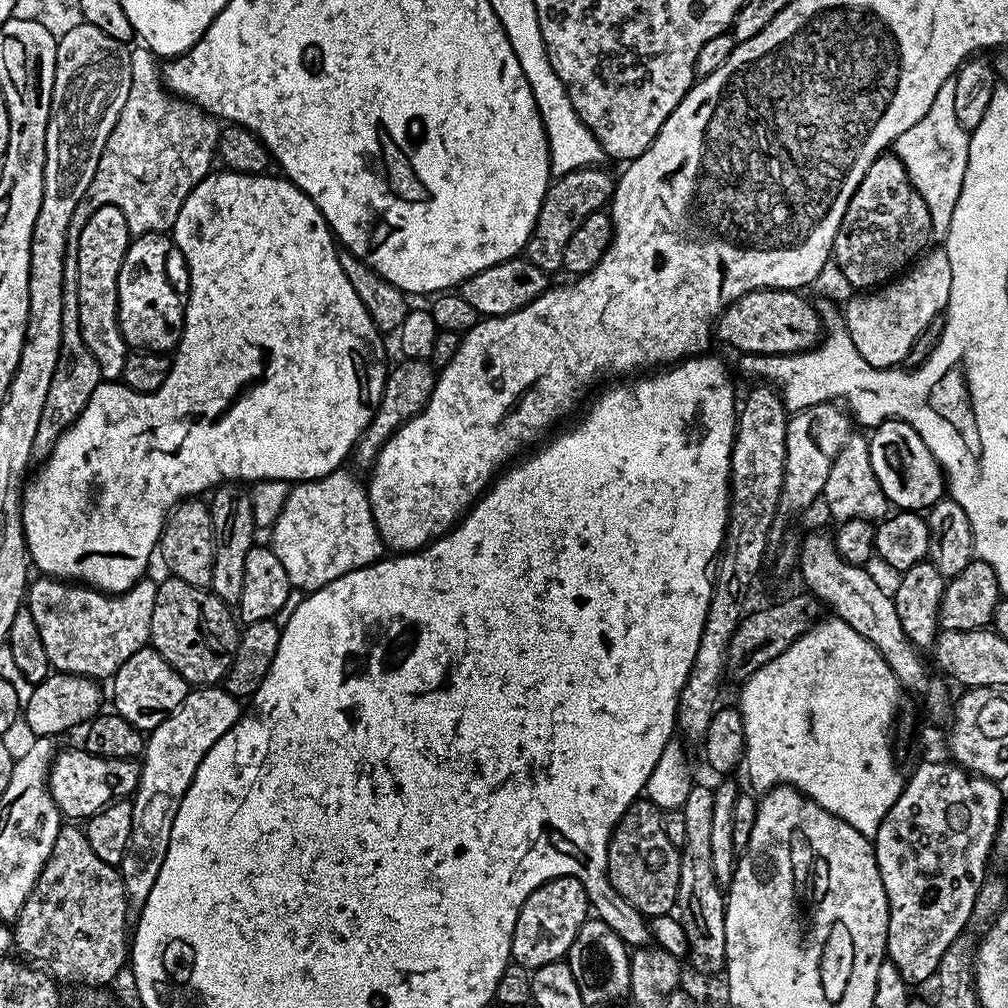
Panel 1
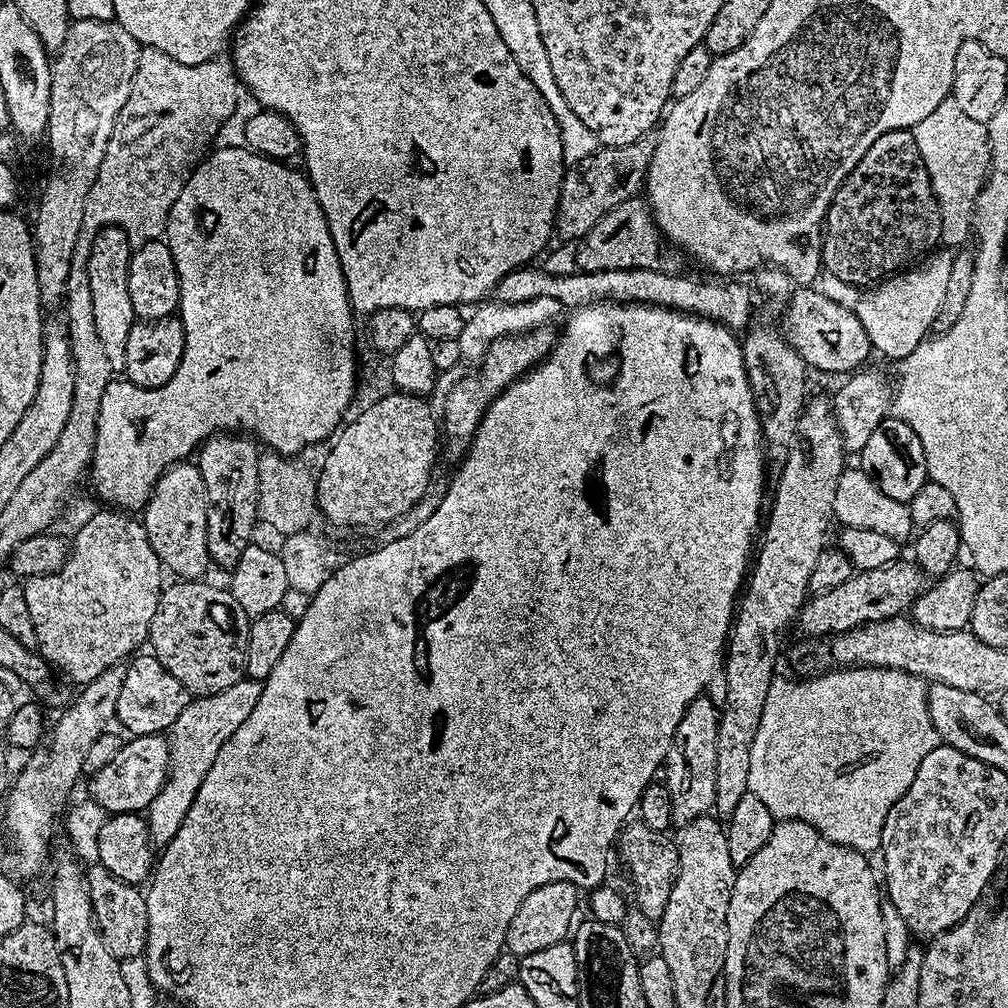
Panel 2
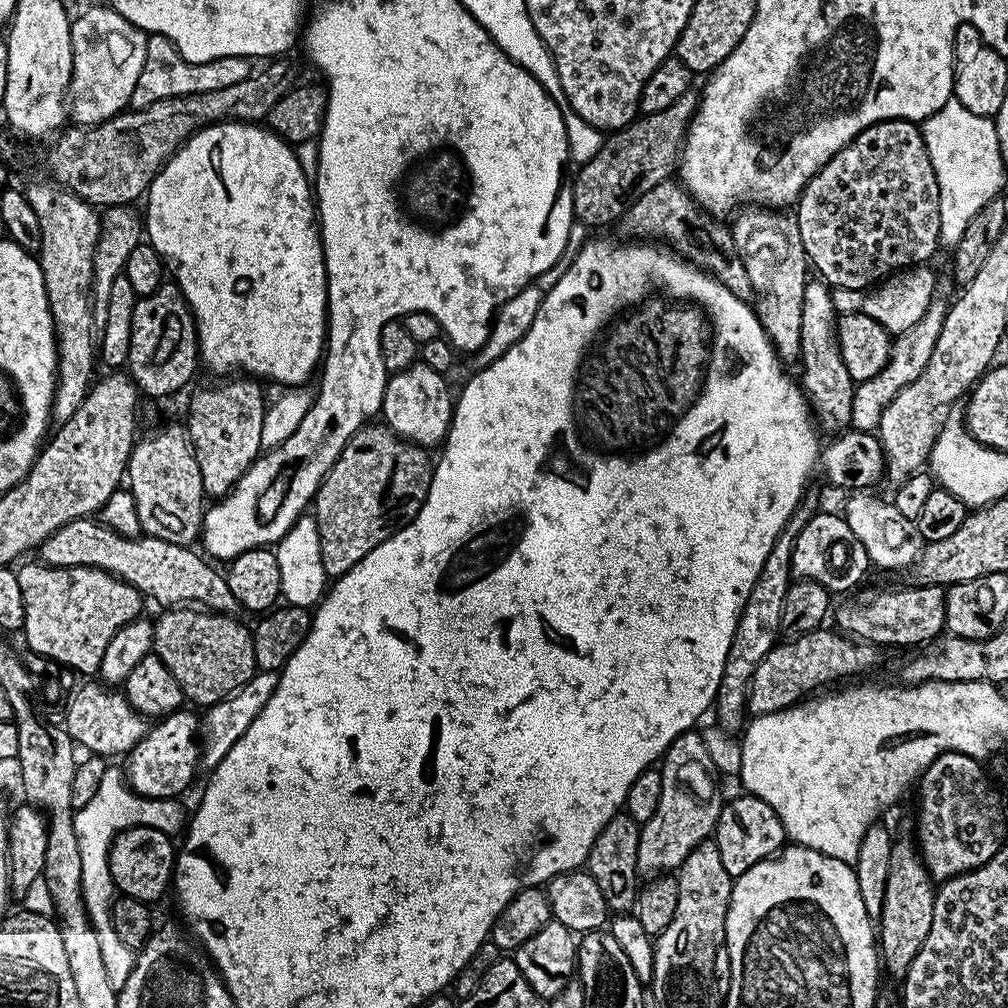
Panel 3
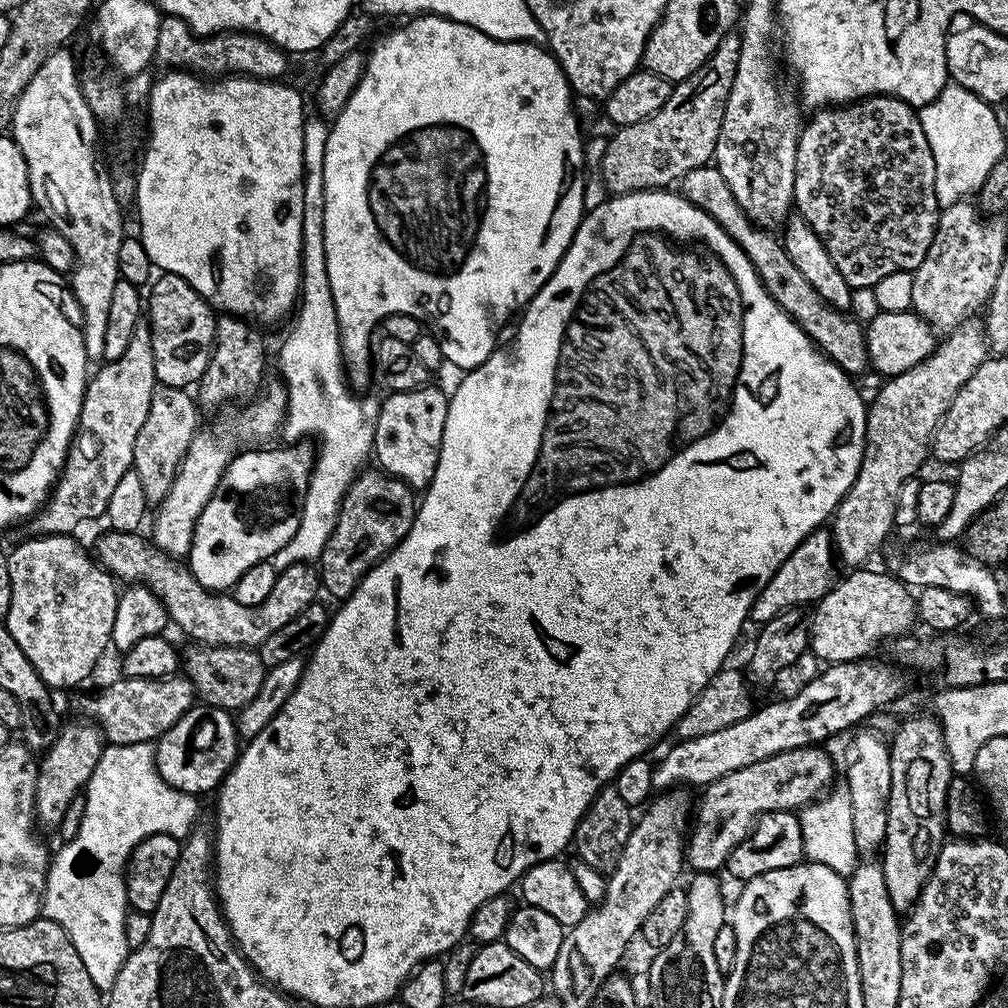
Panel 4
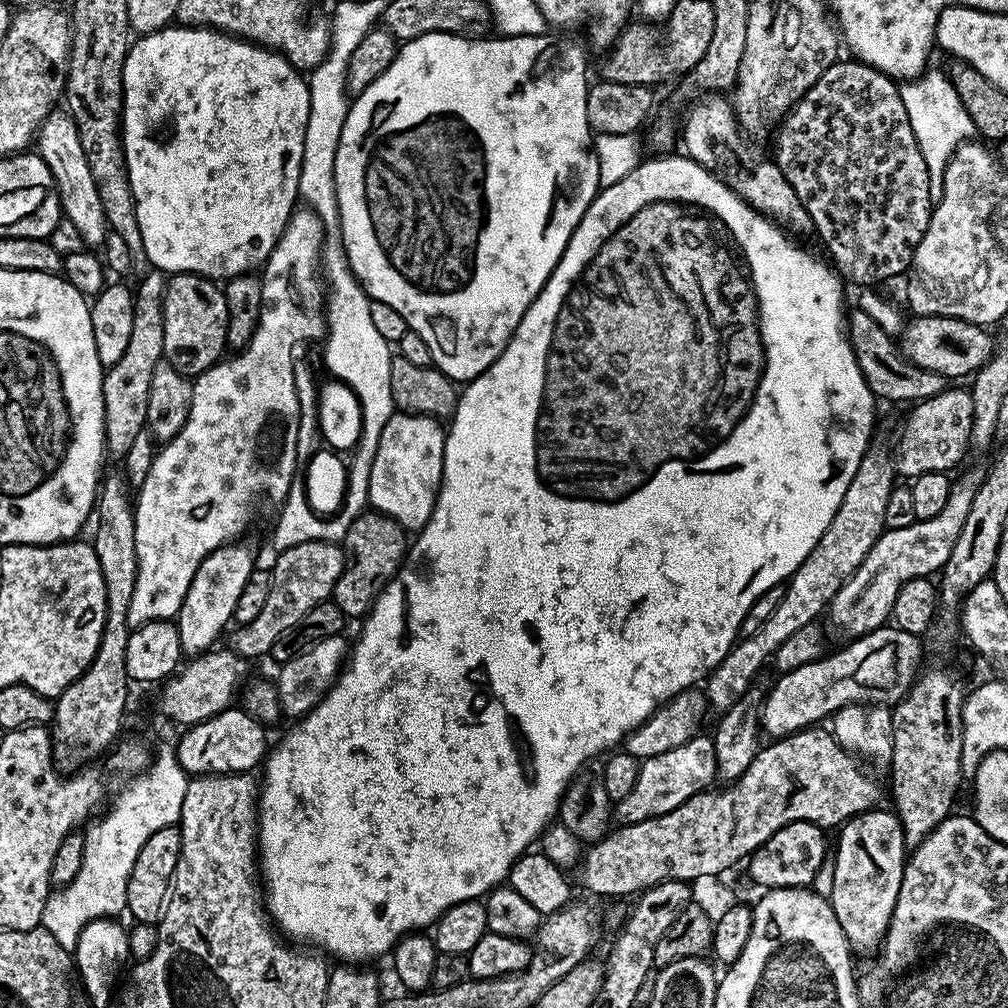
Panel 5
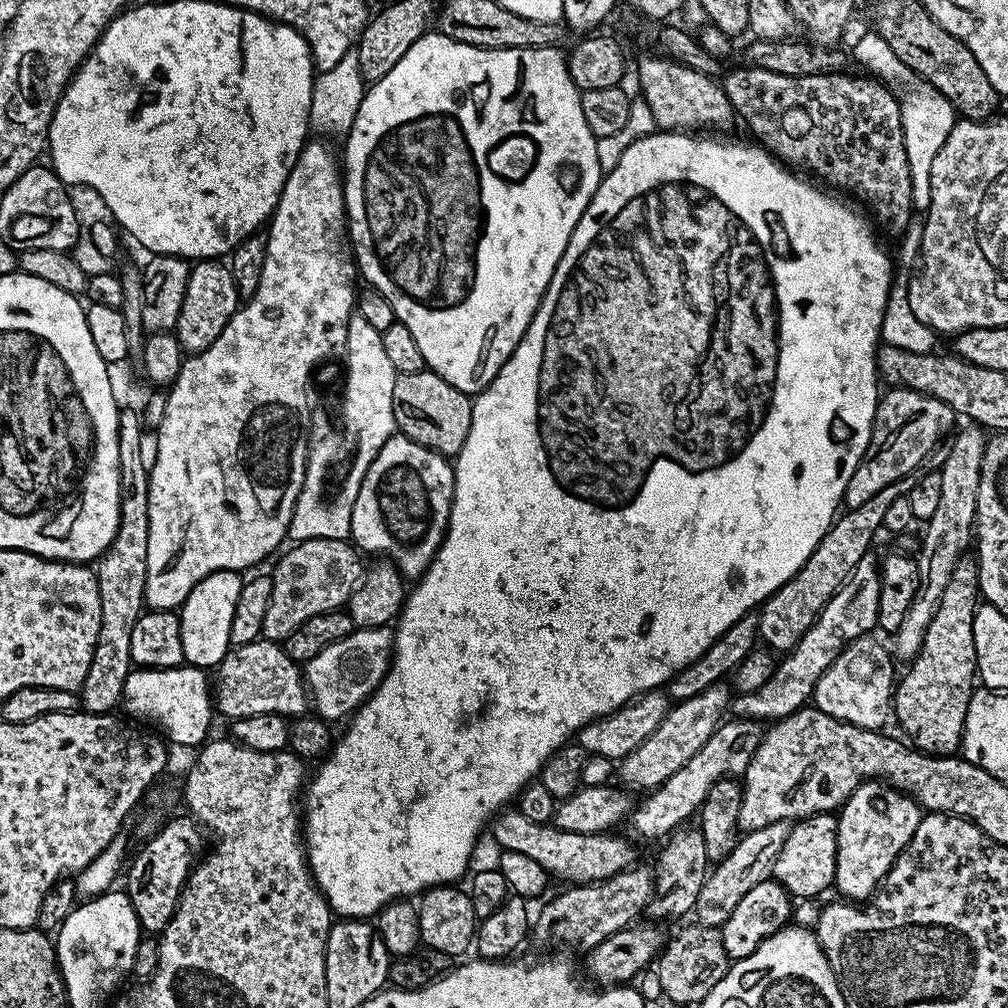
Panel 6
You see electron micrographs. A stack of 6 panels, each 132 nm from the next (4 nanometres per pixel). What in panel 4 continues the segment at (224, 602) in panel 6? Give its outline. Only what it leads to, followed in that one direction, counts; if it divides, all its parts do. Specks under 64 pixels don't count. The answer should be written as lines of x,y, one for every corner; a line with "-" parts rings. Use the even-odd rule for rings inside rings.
297,442
282,448
264,446
259,450
244,450
233,456
194,526
192,545
186,557
186,567
202,587
211,592
227,593
236,585
238,578
250,570
250,566
263,560
271,561
275,553
290,542
299,524
297,500
307,490
314,463
313,445
306,443

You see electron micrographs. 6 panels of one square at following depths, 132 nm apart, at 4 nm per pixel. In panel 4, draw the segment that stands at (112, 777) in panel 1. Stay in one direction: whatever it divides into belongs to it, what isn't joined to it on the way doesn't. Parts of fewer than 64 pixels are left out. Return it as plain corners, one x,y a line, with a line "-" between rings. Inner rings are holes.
207,702
197,703
155,741
154,747
157,772
170,787
193,794
215,793
238,755
233,713

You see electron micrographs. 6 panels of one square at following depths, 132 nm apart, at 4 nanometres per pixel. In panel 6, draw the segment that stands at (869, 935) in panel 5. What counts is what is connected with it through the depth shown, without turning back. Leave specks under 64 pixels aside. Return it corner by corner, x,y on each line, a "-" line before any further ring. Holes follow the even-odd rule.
877,779
866,780
864,783
858,785
856,789
850,794
850,798
844,801
842,807
838,812
838,819
836,822
836,829
838,830
838,854
836,855
836,878
834,881
835,891
840,891
845,901
848,902
864,902
871,897
872,893
884,883
886,874
894,866
894,862
898,858
898,854
902,854
904,847
910,842
910,838
914,838
914,830
918,830
922,819
922,809
919,804
916,803
912,797
907,796
904,792
900,791
899,788
892,787
891,784
887,782
881,782

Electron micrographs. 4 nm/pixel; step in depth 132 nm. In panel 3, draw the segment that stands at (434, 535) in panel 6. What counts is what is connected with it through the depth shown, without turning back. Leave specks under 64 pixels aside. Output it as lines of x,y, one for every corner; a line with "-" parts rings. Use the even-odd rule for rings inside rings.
417,362
406,370
391,373
387,379
383,381
384,395
380,402
383,423
400,439
419,444
425,450
443,445
454,411
454,392
444,381
447,380
445,373

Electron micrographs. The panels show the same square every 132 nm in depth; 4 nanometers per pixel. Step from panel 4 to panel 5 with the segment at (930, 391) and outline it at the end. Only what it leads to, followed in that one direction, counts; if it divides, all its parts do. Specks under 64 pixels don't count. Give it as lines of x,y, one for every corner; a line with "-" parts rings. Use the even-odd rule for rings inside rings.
873,443
865,452
850,486
846,486
846,494
842,498
842,506
834,514
830,526
826,526
826,534
818,538
818,546
810,550
806,562
798,566
798,570
788,577
784,588
784,597
778,606
766,618
766,622
754,634
737,639
732,649
718,662
718,666
706,677
706,700
709,705
723,714
734,707
738,701
749,695
748,687
755,680
764,663
775,657
778,646
794,634
794,630
802,630
802,626
816,624
819,616
825,615
832,600
842,590
842,586
850,576
862,566
866,554
870,554
870,546
878,542
885,532
886,501
890,499
893,488
897,487
897,467
891,451
882,445

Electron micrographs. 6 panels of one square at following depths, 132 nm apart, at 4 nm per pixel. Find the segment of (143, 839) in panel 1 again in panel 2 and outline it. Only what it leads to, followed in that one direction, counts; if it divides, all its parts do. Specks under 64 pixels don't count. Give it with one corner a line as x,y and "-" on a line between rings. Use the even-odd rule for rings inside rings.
245,678
227,690
218,690
218,694
189,699
186,710
178,714
178,718
166,733
168,777
162,790
158,790
158,798
154,798
154,802
150,802
146,810
148,837
153,849
164,849
172,841
174,834
178,834
178,826
182,826
198,794
198,786
202,786
210,766
214,766
218,750
222,750
230,734
234,734
234,730
238,730
238,726
242,726
242,722
250,718
250,710
258,706
258,698
263,689
261,681

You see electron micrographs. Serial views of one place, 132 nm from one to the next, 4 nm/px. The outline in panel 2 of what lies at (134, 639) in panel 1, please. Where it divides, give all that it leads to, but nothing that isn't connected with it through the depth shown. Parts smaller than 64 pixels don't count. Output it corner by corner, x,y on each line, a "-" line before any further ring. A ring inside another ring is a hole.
104,510
108,512
96,512
80,529
76,532
76,541
73,539
70,544
71,551
68,553
68,560
54,574
46,574
45,576
33,576
23,585
26,594
26,603
30,606
30,618
34,621
34,634
36,635
36,648
41,656
52,665
53,669
65,672
72,680
77,680
77,685
83,686
90,683
94,678
98,678
98,674
102,674
102,670
106,670
110,666
127,661
129,657
137,651
136,648
142,645
148,639
148,631
150,630
150,622
154,618
154,610
158,610
158,598
162,591
162,583
160,584
160,572
162,573
162,565
158,554
154,554
154,546
150,546
150,538
146,538
146,530
143,523
139,519
136,520
135,515
125,514
120,510

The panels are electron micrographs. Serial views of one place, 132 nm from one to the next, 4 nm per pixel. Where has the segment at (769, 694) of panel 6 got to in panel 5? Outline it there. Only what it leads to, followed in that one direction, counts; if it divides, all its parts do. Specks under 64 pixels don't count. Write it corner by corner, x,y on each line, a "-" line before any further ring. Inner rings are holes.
966,473
961,480
957,479
953,483
946,507
934,514
934,518
917,519
910,526
902,526
902,530
885,530
878,542
870,546
870,554
866,554
862,566
858,566
856,573
848,578
828,605
826,616
832,619
833,626
841,628
848,638
865,636
867,632
885,627
892,614
894,598
898,598
898,590
902,590
902,586
914,578
932,578
943,569
950,558
950,550
954,550
954,542
958,542
958,534
962,534
966,514
970,514
980,481
979,475

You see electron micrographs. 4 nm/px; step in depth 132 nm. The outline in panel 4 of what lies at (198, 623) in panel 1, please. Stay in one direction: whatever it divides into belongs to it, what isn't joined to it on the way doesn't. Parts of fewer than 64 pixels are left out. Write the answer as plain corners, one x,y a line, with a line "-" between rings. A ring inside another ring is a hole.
192,646
192,649
188,653
184,652
182,656
183,675
193,684
195,691
216,708
245,708
256,697
258,690
262,690
265,671
259,651
250,648

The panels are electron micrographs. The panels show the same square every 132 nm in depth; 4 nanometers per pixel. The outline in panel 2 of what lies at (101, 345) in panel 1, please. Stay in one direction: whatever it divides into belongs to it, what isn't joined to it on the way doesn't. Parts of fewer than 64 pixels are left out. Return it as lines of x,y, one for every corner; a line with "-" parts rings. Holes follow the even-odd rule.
105,226
100,229
90,246
90,258
86,266
90,282
90,298
94,302
94,326
98,330
102,347
106,349
106,359
116,374
124,371
126,338
130,338
130,330
138,320
134,314
134,306
130,302
128,289
128,271
133,251
133,245
128,243
128,235
121,228

